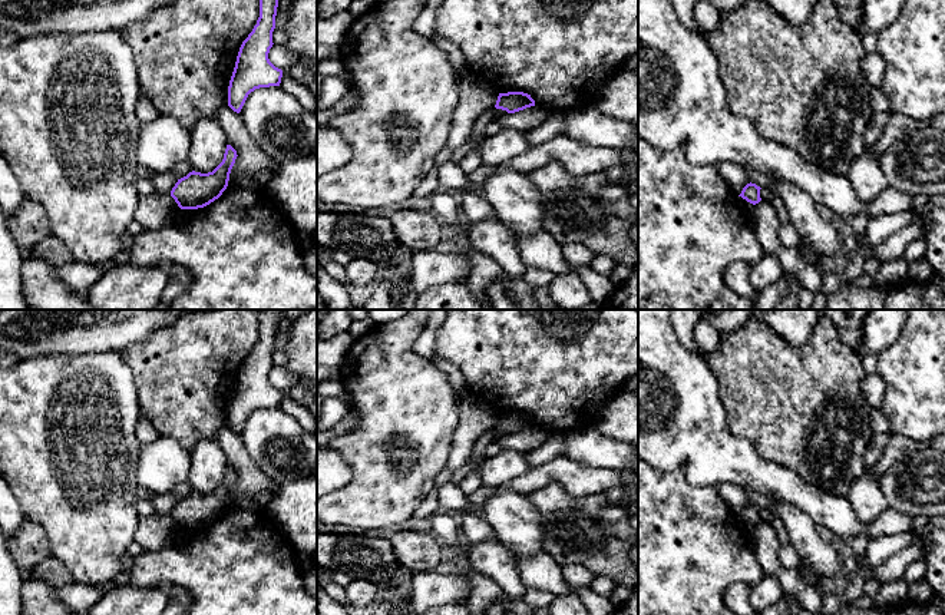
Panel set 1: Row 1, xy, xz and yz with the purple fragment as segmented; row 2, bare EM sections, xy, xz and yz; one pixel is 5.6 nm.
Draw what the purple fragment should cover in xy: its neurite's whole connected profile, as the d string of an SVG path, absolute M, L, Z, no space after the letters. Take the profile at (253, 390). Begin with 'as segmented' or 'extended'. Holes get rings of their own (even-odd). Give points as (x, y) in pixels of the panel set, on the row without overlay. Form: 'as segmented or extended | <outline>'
as segmented | M285 310L260 311L260 338L242 363L228 407L228 427L239 434L248 416L260 409L280 407L282 391L275 388L268 374L281 314Z

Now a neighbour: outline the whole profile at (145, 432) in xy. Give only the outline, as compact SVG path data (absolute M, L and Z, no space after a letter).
M139 413L136 436L142 446L149 444L158 439L158 432L152 426L151 420Z

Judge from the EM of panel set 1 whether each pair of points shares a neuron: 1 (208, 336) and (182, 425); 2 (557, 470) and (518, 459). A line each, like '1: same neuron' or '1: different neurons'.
1: same neuron
2: different neurons

